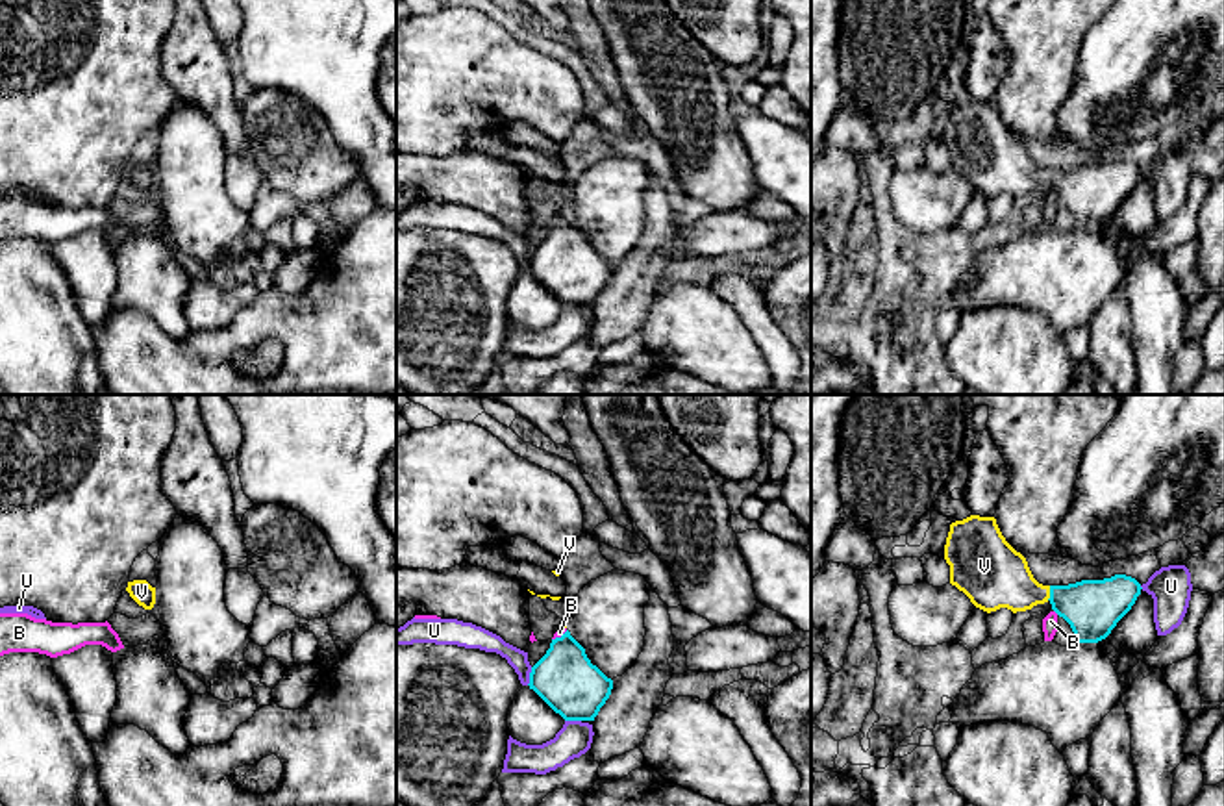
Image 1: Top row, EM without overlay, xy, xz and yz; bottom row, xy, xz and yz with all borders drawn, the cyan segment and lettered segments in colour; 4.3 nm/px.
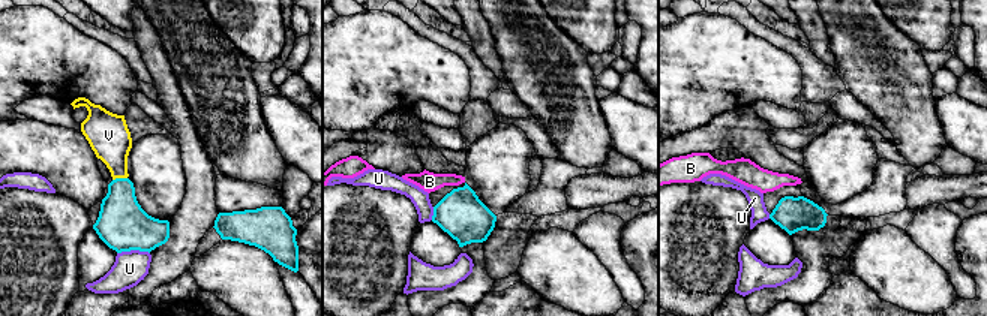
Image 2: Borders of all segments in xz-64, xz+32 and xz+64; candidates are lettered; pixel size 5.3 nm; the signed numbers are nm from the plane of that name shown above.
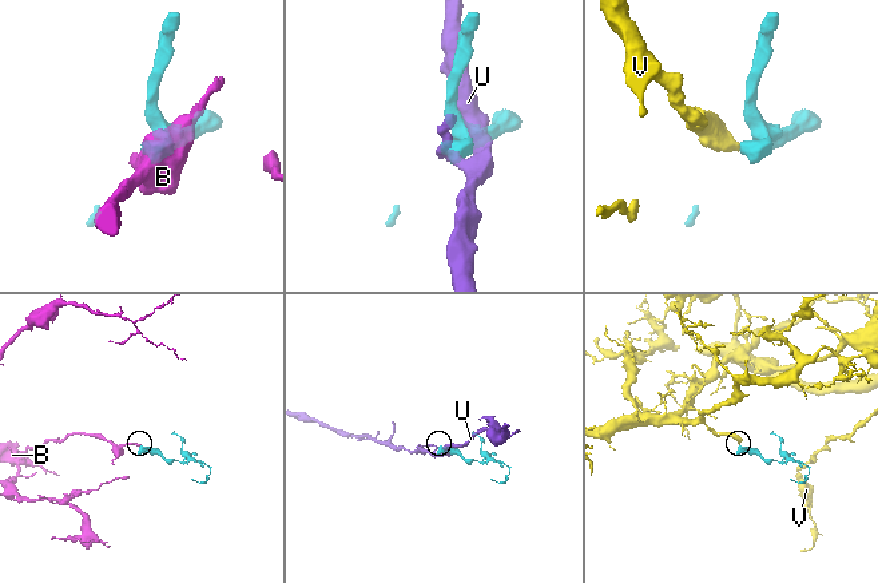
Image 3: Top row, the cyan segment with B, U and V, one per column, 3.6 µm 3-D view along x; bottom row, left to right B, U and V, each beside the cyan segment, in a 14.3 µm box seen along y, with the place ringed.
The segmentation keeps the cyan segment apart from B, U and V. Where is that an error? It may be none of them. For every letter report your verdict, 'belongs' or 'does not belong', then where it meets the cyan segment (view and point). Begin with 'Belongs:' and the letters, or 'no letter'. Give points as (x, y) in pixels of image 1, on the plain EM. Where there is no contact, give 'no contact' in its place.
Belongs: V
B: does not belong | yz (1056, 197)
U: does not belong | xz (530, 262)
V: belongs | yz (1050, 178)

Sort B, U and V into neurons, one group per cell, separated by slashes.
B / U / V

